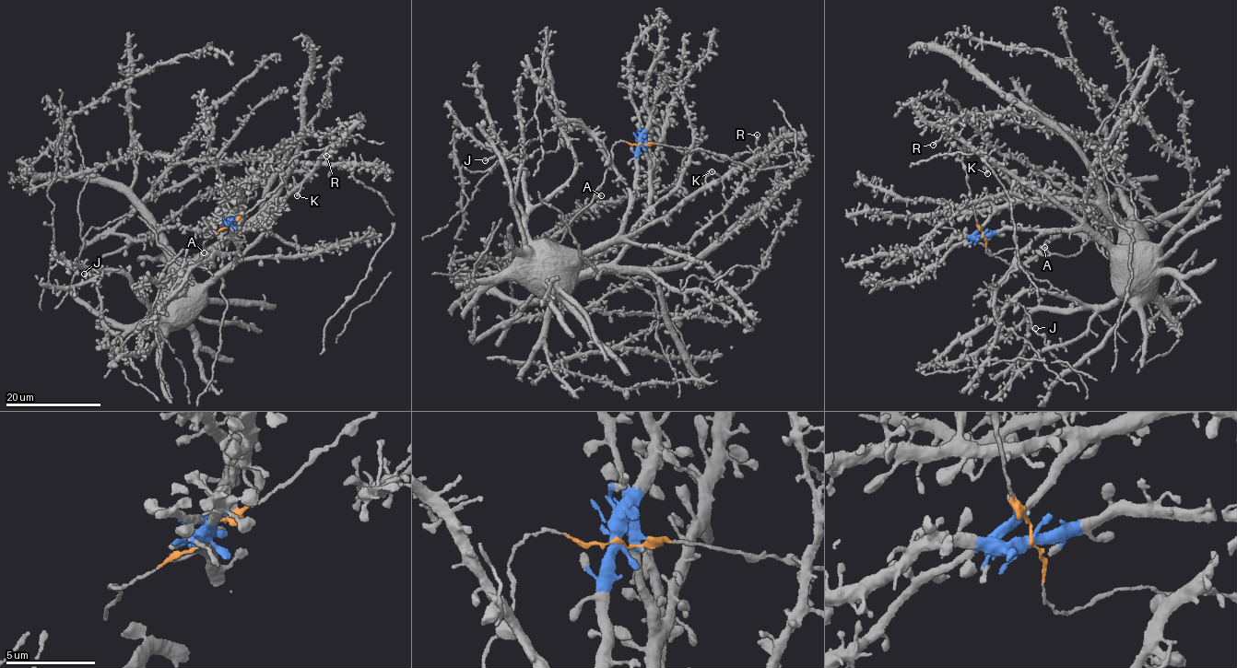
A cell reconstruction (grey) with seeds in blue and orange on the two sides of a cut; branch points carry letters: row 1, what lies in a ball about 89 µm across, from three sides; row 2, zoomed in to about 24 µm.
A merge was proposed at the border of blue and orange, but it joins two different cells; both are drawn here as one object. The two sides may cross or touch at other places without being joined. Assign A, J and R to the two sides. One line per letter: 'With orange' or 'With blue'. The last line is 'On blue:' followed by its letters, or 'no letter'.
A: With orange
J: With blue
R: With orange
On blue: J

